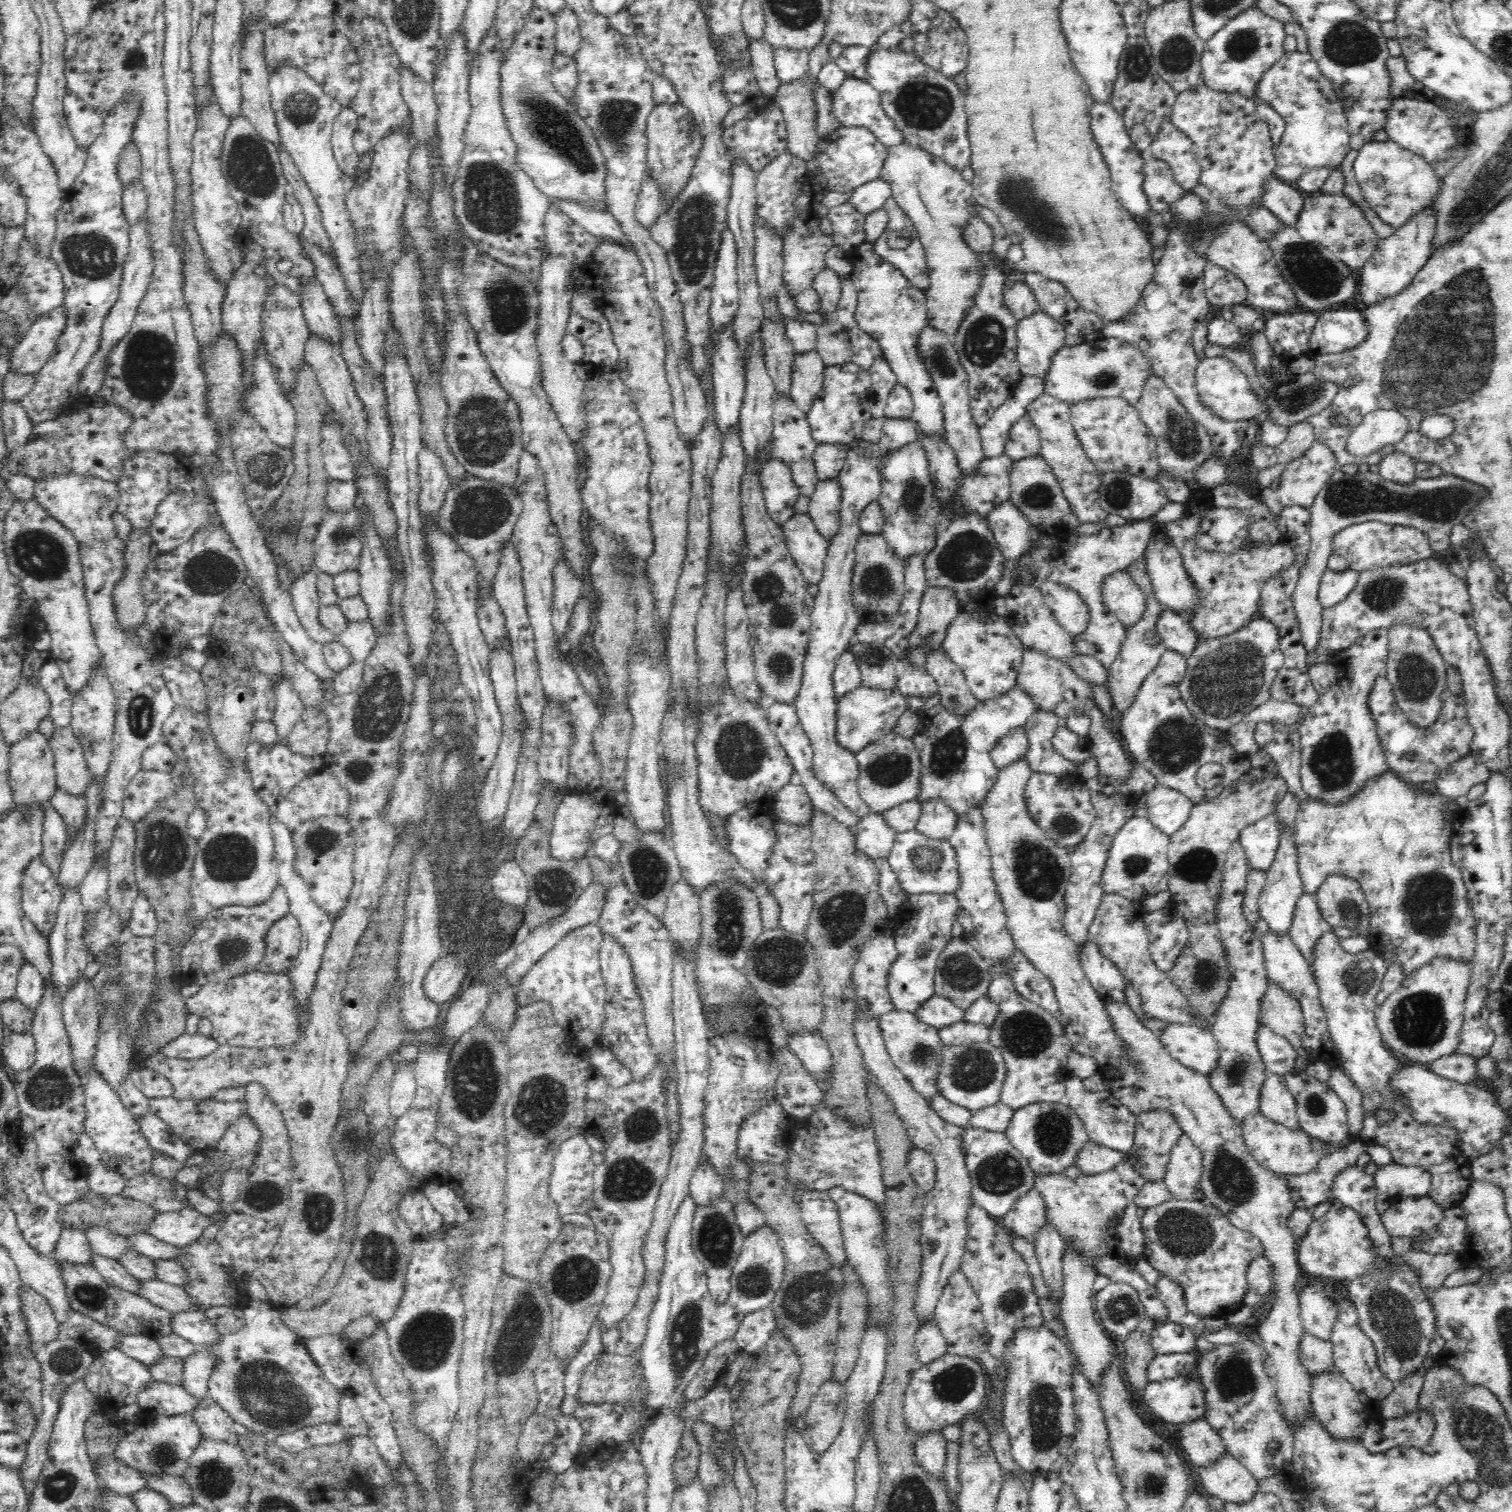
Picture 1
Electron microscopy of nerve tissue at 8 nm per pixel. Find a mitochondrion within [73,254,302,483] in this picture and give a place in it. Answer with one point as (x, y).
(148, 364)

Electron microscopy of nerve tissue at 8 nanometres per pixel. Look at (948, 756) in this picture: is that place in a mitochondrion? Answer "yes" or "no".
yes

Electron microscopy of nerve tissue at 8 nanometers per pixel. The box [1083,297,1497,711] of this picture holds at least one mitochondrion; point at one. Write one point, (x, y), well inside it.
(1346, 497)

